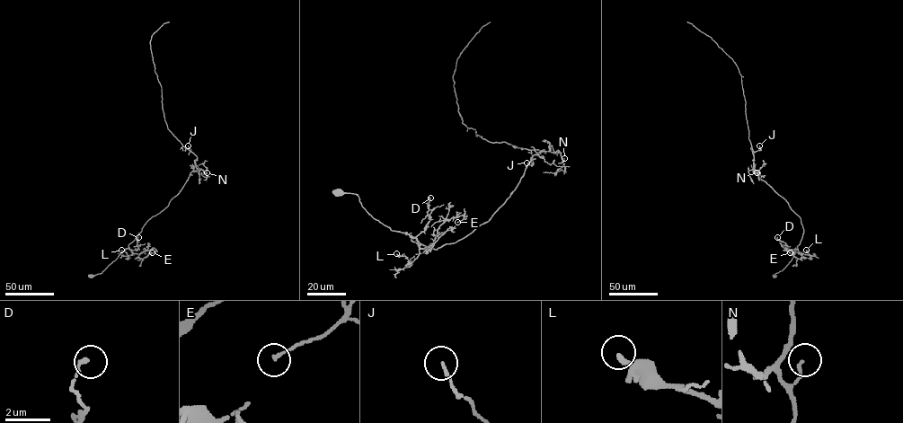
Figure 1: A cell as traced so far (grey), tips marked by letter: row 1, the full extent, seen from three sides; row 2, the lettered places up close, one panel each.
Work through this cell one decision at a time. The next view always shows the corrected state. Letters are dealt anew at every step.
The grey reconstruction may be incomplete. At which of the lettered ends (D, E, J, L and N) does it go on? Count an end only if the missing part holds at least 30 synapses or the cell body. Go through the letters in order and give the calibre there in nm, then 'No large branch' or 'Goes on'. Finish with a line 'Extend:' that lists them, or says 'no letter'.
D: Thickness 170 nm. No large branch
E: Thickness 110 nm. No large branch
J: Thickness 100 nm. No large branch
L: Thickness 200 nm. No large branch
N: Thickness 100 nm. No large branch
Extend: no letter

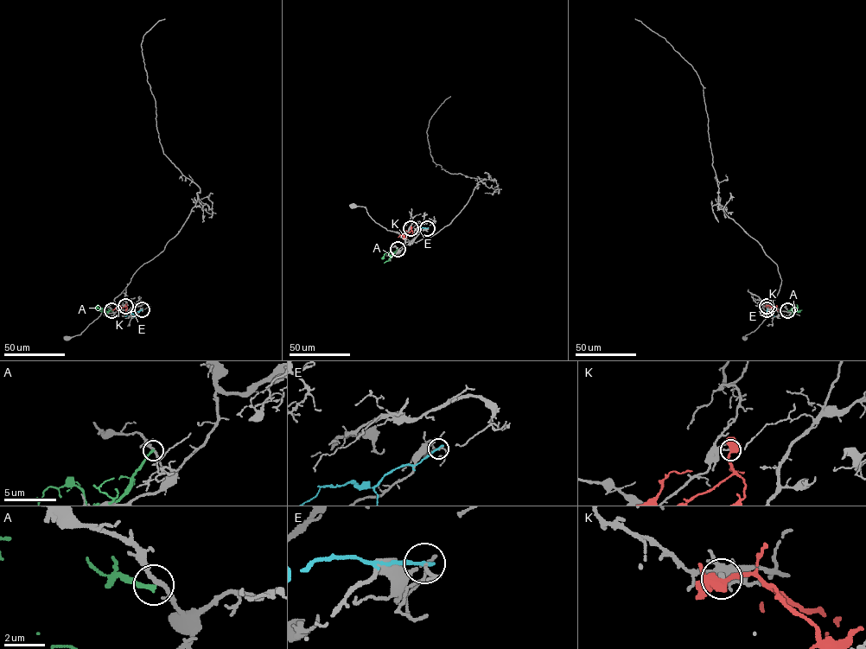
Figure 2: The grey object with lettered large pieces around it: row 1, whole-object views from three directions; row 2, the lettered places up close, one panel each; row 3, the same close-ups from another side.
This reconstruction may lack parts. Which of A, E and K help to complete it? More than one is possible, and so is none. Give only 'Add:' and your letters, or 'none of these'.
Add: none of these

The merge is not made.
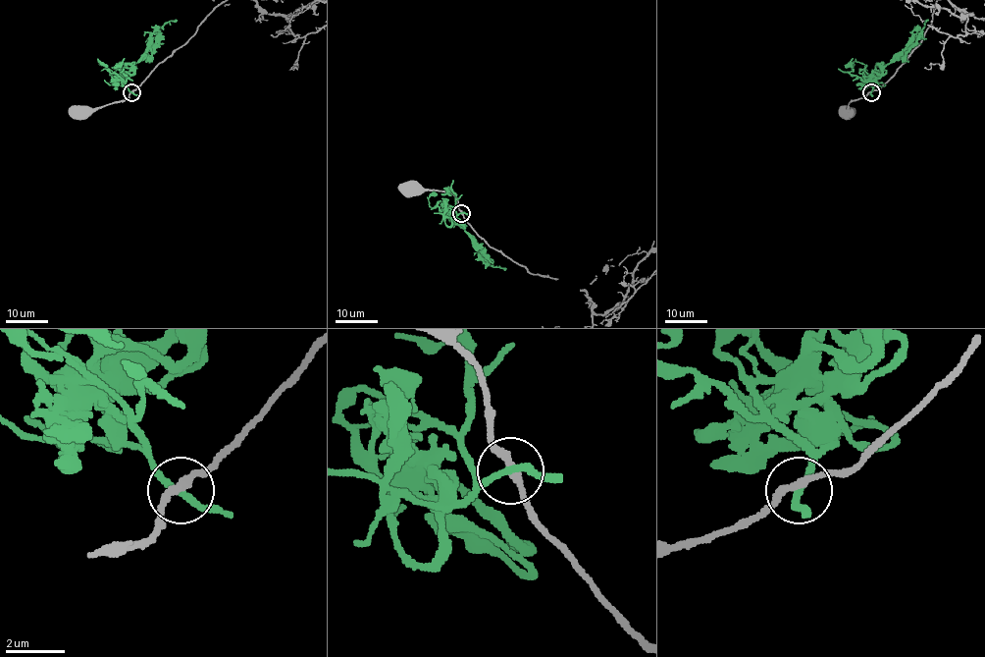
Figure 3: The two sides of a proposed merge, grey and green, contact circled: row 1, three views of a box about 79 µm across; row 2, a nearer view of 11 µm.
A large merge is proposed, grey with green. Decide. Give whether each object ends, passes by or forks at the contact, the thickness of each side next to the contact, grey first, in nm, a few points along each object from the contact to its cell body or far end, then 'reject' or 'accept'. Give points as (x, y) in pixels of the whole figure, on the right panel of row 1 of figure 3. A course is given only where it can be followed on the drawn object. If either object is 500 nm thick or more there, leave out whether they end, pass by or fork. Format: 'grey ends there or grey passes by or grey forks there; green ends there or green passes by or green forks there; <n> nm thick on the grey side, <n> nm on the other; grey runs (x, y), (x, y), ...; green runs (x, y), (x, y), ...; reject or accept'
grey passes by; green passes by; 240 nm thick on the grey side, 200 nm on the other; grey runs (871, 92), (851, 101), (848, 109); green runs (871, 92), (875, 79), (914, 42), (926, 20); reject

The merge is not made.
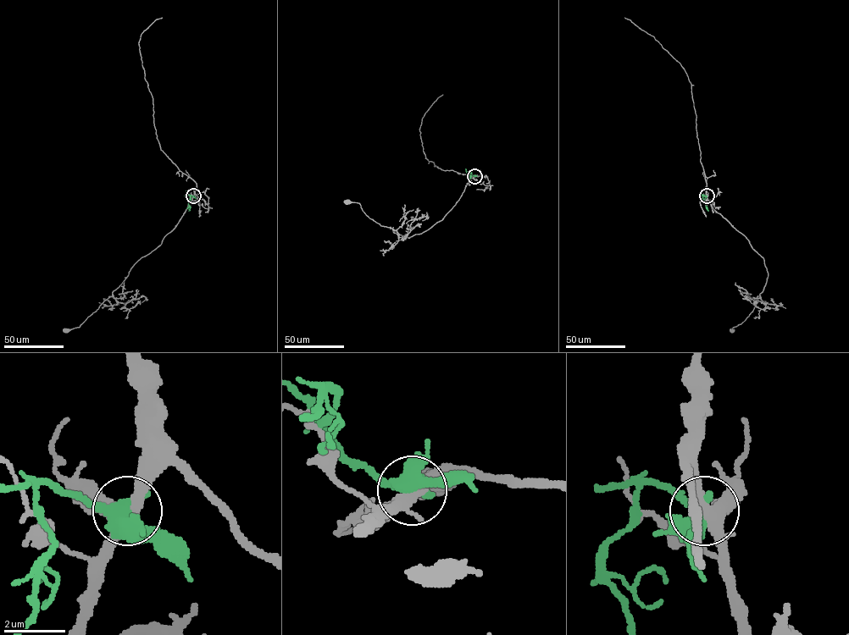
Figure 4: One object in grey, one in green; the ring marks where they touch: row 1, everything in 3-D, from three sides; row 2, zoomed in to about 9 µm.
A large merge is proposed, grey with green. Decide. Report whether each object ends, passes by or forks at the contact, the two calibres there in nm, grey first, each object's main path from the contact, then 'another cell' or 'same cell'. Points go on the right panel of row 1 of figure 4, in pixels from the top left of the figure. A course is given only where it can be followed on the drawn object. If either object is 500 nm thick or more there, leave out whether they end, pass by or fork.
grey forks; green forks; calibres 360 and 400 nm; course grey (707, 196), (713, 208), (741, 233), (763, 258), (768, 273), (766, 284), (753, 311), (732, 329); course green (707, 196), (702, 198), (708, 211); another cell

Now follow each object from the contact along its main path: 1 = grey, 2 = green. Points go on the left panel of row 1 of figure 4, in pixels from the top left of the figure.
1: (193, 196), (176, 226), (161, 244), (134, 265), (112, 295), (80, 326), (66, 329)
2: (193, 196), (190, 195), (188, 211)

